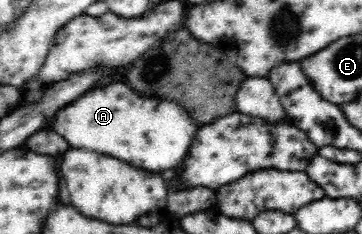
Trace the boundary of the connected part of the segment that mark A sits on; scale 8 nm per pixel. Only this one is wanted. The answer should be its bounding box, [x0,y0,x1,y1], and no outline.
[53,83,197,172]

